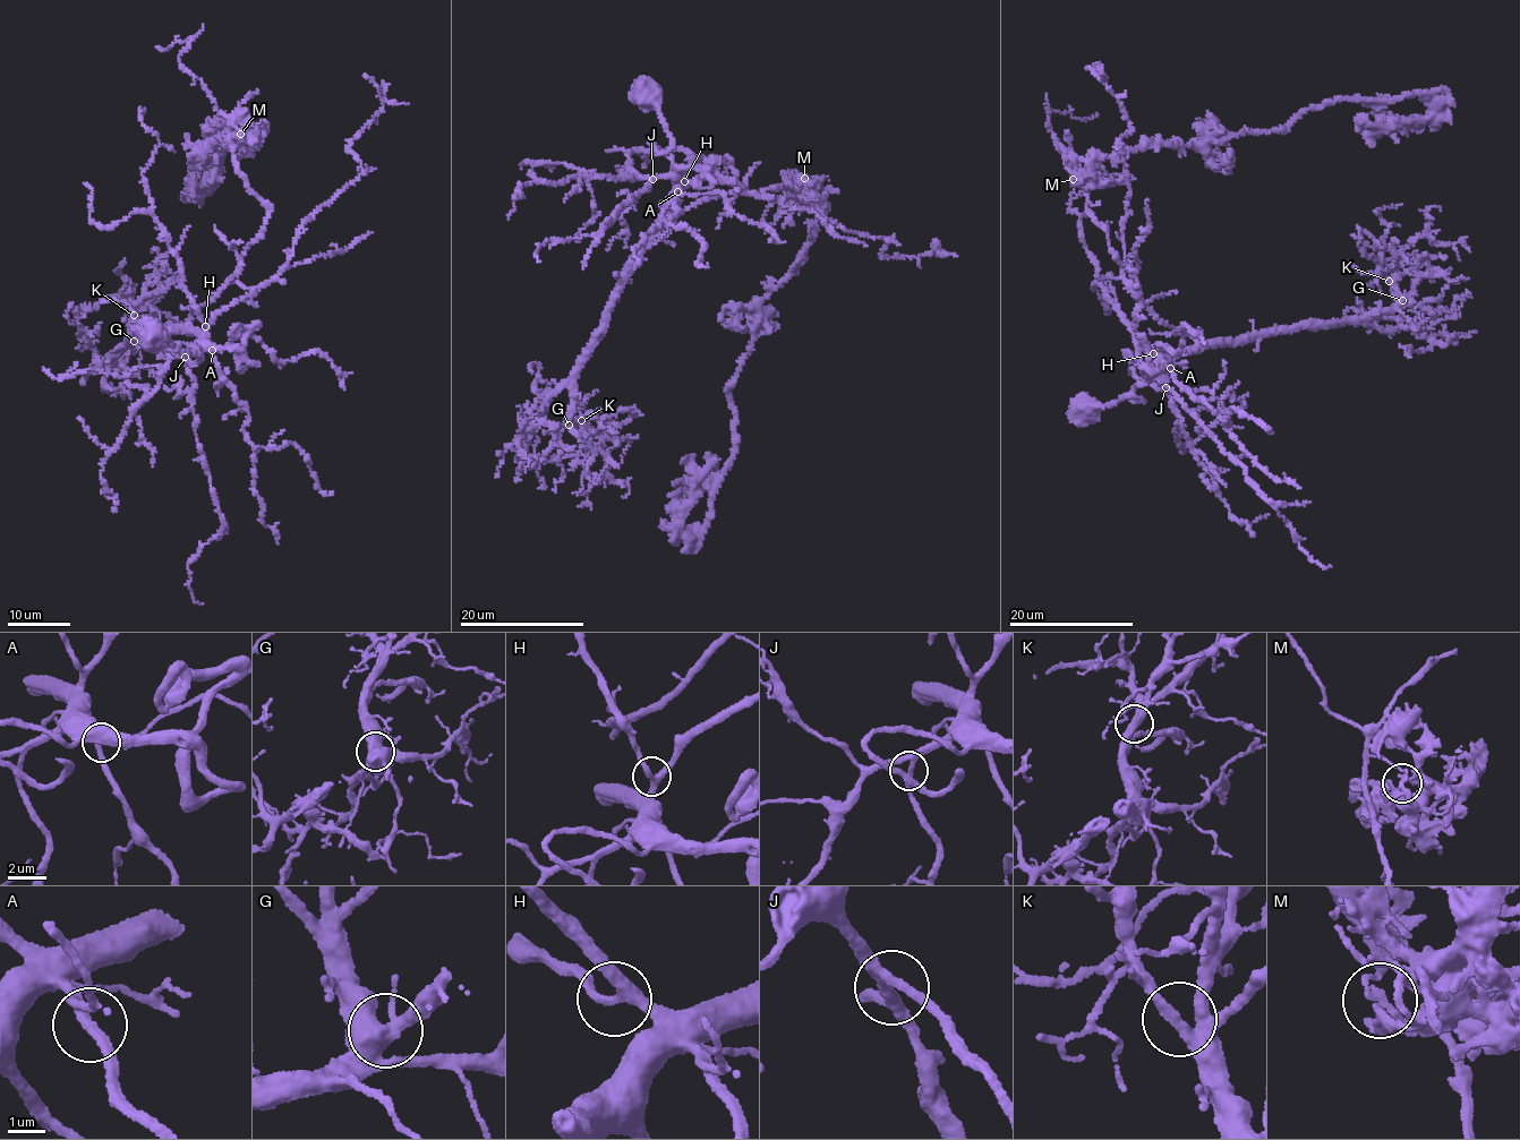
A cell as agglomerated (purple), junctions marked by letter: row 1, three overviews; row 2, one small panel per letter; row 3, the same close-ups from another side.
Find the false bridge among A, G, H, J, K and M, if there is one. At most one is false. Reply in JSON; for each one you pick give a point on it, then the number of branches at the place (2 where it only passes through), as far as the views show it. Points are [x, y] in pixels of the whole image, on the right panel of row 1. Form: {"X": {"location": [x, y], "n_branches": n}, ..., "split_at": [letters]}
{"M": {"location": [1073, 179], "n_branches": 5}, "split_at": ["M"]}

